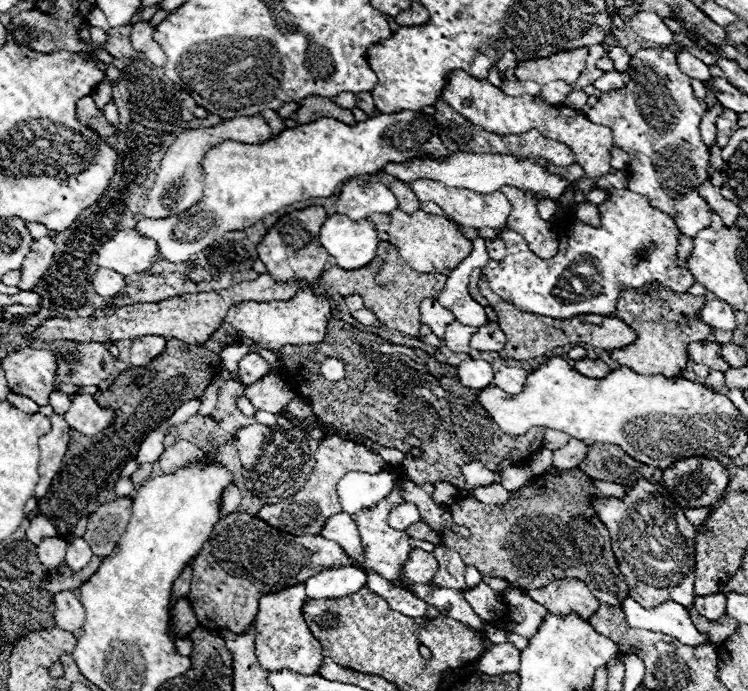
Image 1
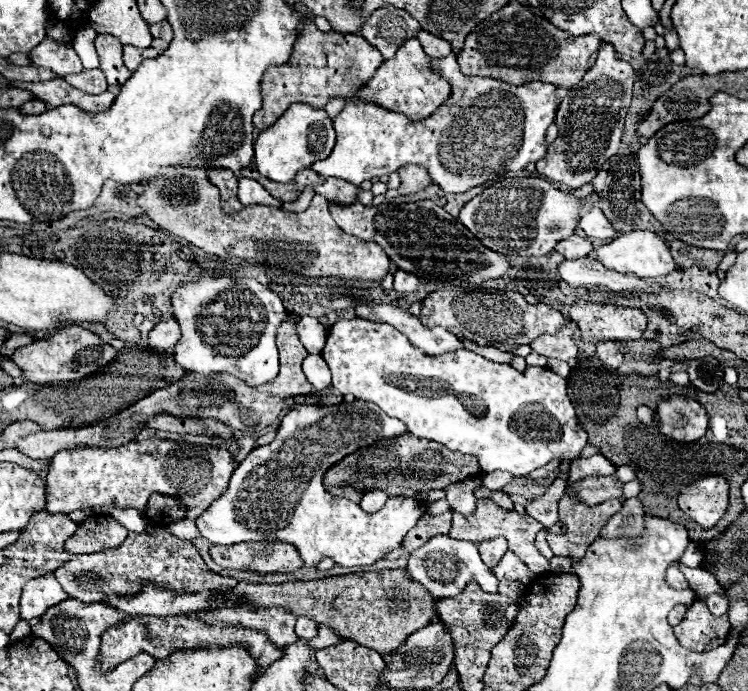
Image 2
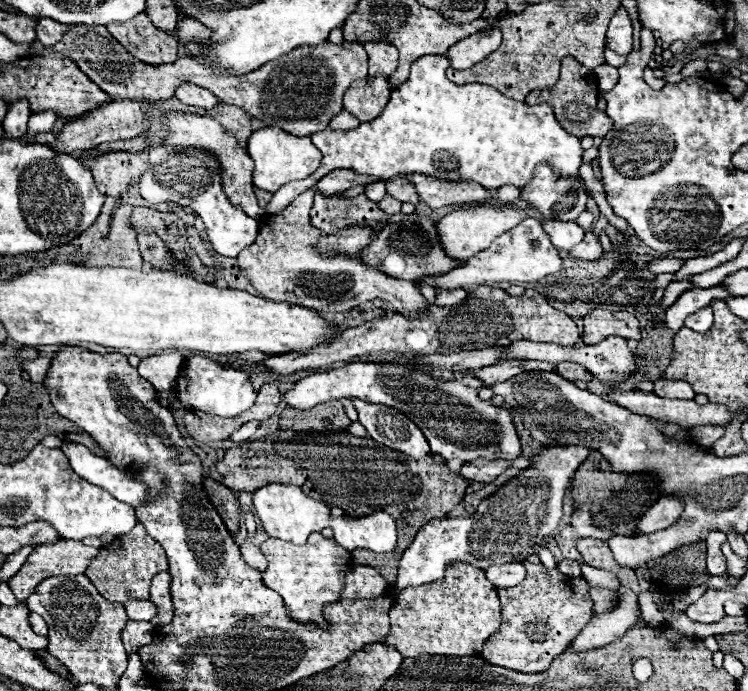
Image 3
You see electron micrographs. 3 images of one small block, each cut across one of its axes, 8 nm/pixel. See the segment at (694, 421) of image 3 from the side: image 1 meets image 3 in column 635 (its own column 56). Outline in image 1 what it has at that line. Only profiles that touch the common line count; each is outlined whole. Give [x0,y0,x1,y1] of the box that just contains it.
[50,390,72,414]

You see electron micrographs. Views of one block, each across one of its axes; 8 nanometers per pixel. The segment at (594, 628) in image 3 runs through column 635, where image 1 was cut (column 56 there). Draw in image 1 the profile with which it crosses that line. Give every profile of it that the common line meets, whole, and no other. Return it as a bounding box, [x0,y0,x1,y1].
[54,590,84,634]

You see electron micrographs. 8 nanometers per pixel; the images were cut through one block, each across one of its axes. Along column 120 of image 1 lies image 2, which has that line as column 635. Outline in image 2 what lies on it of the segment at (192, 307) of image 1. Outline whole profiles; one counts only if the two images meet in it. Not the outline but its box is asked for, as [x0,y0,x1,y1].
[570,300,646,340]

